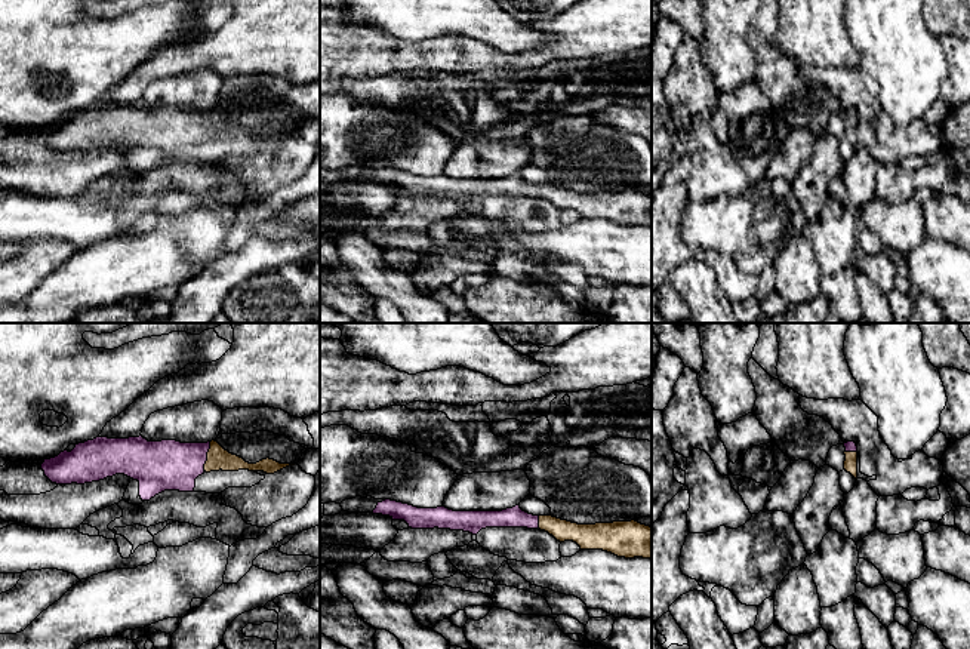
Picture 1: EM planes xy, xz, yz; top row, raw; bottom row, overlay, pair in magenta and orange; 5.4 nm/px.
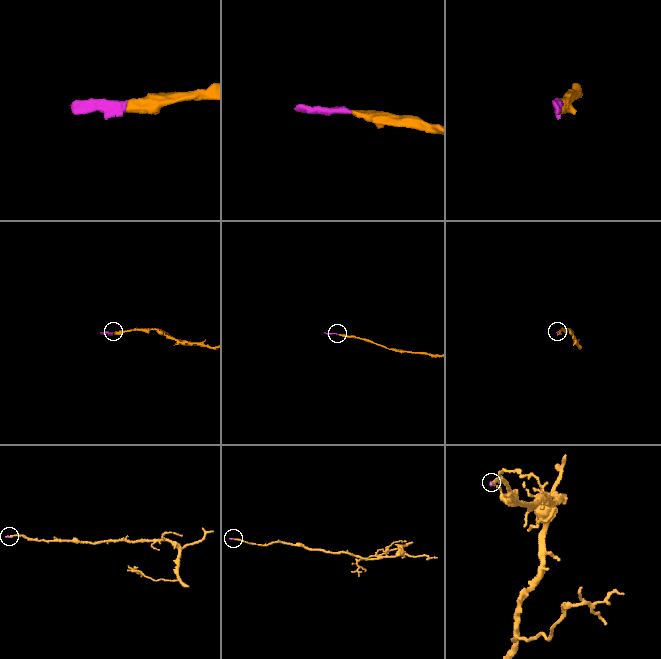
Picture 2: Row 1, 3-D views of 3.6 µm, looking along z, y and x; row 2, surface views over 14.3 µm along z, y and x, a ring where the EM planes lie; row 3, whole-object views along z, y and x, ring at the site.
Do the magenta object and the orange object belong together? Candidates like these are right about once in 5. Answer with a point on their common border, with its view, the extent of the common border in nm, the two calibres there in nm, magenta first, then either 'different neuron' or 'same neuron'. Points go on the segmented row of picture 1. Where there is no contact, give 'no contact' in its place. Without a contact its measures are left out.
xy (206, 457) | 170 nm | 280/120 nm | same neuron

